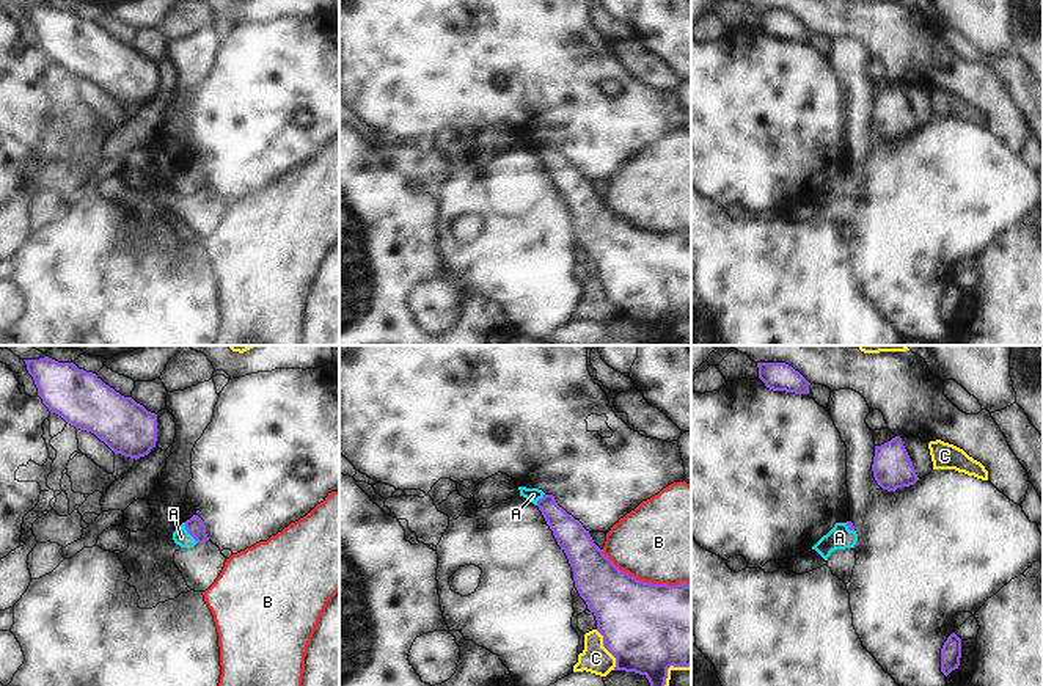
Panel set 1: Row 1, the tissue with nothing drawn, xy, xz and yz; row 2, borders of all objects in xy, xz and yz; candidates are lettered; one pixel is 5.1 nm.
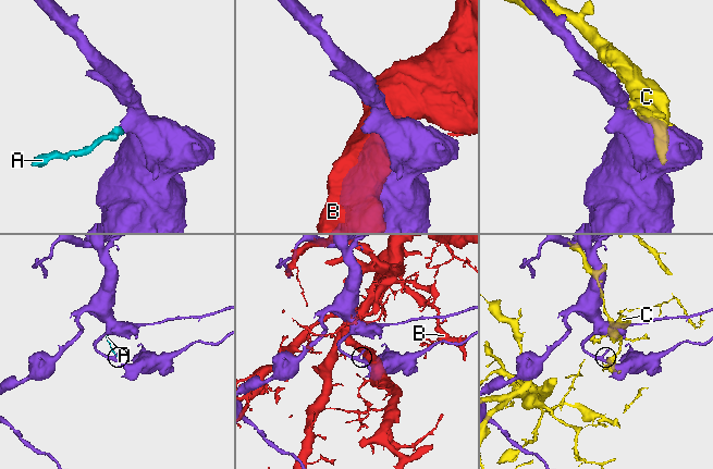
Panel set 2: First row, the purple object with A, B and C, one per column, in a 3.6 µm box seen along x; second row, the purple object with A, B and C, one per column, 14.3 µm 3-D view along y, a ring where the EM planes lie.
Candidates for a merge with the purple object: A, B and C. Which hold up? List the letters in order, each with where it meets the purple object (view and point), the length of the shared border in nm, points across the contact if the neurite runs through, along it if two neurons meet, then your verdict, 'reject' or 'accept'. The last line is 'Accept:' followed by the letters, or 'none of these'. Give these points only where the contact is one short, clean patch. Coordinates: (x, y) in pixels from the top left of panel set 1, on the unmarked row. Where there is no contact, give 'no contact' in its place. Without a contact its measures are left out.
A: meets purple in xy at (189, 181); contact 130 nm long; runs through xy (195, 175), (189, 181), (181, 186); accept
B: meets purple in xz at (646, 231); contact 480 nm long; reject
C: meets purple in xz at (607, 297); contact 220 nm long; reject
Accept: A

